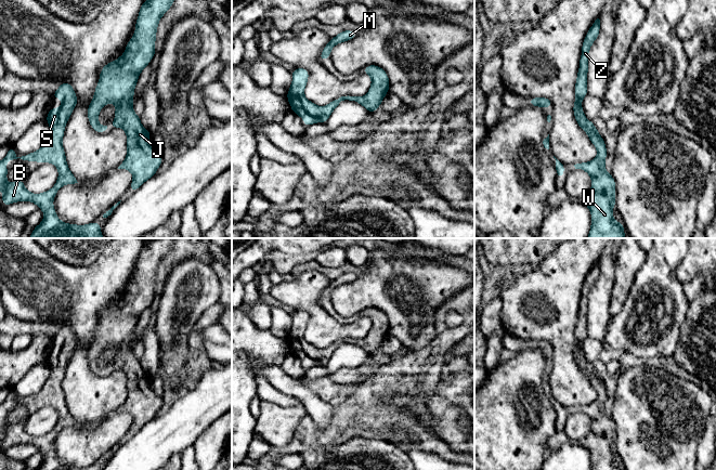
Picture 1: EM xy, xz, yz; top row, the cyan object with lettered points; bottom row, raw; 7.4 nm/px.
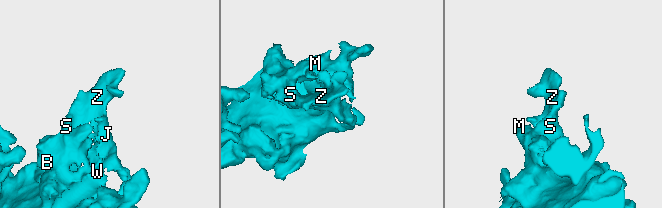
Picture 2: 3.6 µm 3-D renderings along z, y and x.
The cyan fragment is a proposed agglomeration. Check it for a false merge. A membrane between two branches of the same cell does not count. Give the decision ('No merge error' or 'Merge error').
No merge error

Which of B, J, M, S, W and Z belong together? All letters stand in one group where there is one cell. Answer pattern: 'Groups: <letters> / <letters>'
Groups: B J M S W Z

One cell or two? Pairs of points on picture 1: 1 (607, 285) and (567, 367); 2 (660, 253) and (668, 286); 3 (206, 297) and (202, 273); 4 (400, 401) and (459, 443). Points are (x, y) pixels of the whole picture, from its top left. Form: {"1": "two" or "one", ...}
{"1": "two", "2": "one", "3": "one", "4": "one"}

